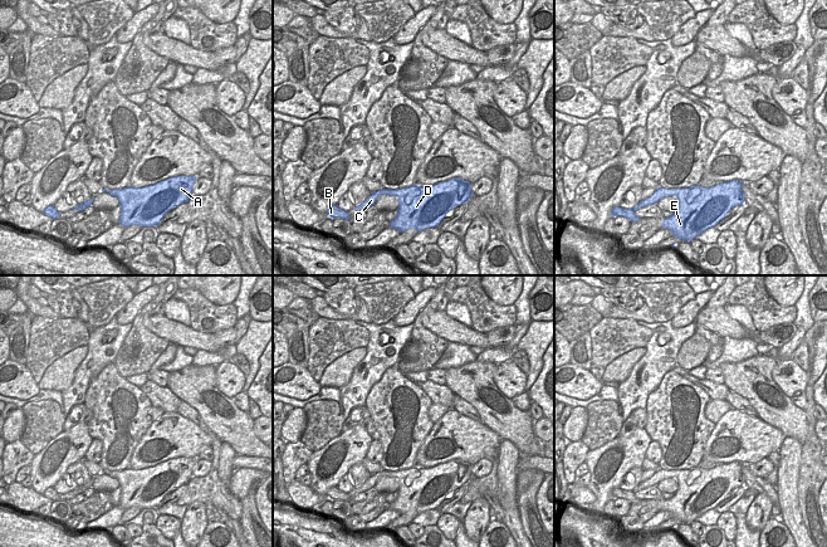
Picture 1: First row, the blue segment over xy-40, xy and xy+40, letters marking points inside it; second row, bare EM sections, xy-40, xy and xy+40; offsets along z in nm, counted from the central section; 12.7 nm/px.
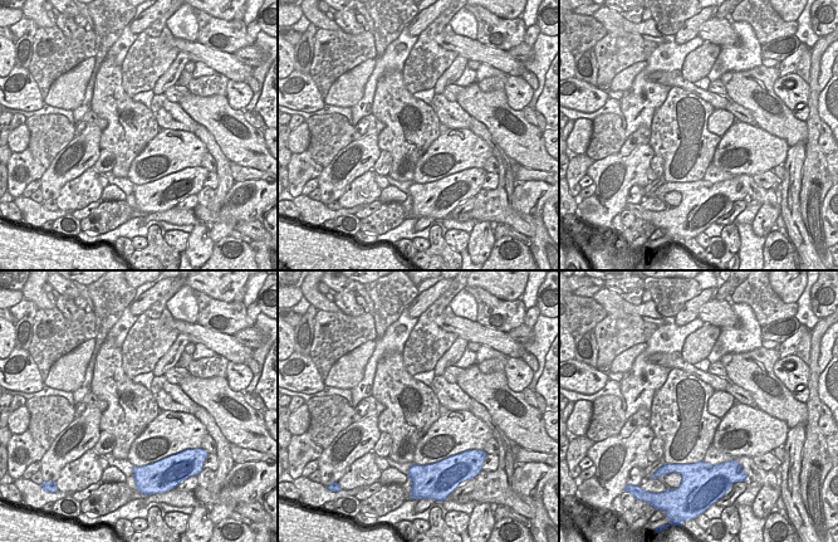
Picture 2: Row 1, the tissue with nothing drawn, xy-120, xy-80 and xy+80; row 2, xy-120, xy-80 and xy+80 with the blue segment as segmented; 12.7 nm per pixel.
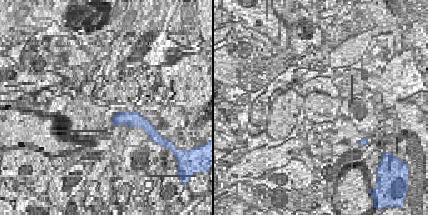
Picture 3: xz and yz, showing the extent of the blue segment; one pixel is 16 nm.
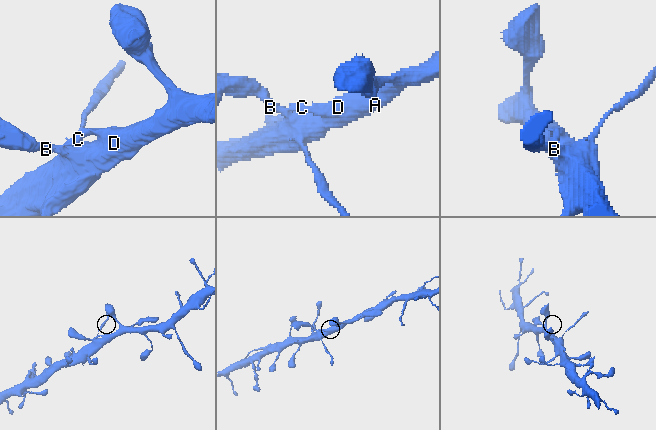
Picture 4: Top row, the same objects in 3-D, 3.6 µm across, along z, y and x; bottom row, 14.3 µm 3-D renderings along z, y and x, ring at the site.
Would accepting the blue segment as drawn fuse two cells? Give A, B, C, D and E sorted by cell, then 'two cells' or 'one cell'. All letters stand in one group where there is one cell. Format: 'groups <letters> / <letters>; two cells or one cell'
groups A B C D E; one cell

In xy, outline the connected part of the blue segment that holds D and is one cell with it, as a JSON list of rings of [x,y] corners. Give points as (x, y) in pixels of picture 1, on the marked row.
[[[454,177],[431,186],[381,189],[354,206],[354,210],[371,207],[381,195],[396,196],[398,200],[397,215],[390,221],[390,228],[400,233],[408,229],[416,229],[420,233],[429,228],[437,228],[451,209],[468,202],[473,197],[470,185],[469,181]]]

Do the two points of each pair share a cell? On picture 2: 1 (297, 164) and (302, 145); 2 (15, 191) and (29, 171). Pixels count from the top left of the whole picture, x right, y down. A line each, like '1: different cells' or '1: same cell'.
1: different cells
2: same cell

